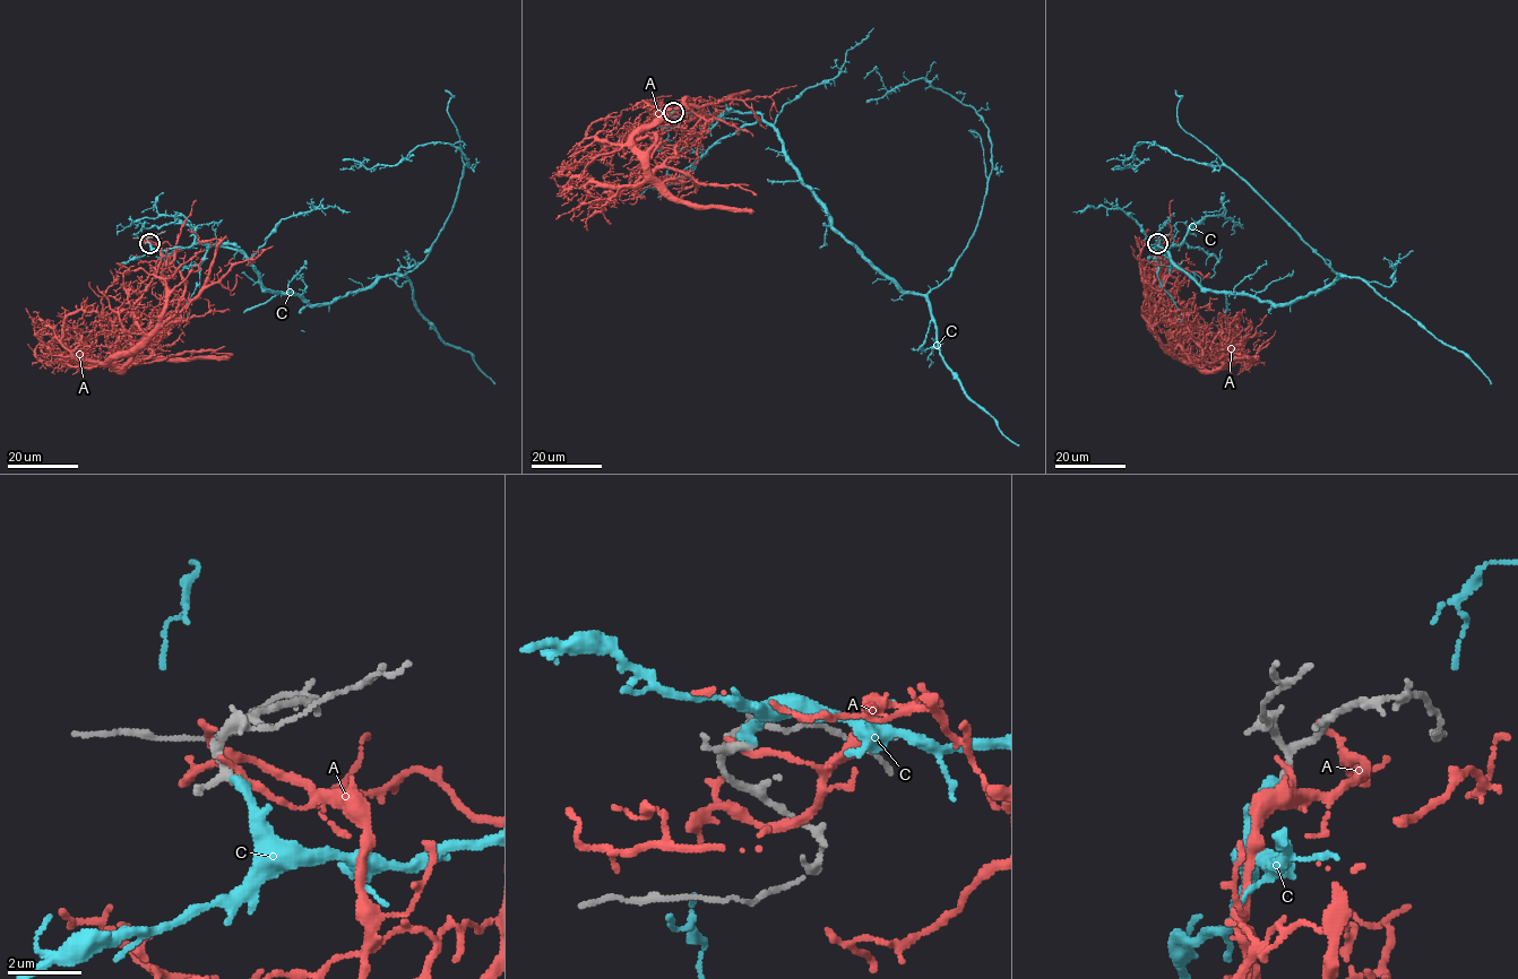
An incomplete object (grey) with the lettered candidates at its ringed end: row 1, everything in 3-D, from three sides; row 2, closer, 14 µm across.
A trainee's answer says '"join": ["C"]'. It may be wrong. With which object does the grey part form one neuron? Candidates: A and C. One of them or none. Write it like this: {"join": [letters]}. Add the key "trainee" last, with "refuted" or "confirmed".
{"join": ["C"], "trainee": "confirmed"}

